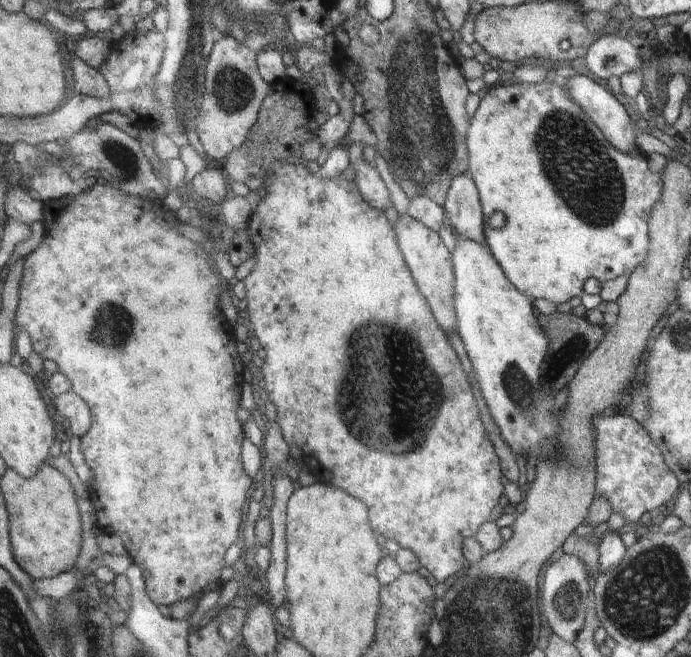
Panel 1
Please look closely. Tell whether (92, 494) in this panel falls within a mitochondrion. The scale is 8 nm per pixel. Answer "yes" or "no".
no

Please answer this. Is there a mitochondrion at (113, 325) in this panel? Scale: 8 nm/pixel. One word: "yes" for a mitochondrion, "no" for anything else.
yes

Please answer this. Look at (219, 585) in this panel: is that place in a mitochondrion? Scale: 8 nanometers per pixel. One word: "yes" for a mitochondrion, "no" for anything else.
no

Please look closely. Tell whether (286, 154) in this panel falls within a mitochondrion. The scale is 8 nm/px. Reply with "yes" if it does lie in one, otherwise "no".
no

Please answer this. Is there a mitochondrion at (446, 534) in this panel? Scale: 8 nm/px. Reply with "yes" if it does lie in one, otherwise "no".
no

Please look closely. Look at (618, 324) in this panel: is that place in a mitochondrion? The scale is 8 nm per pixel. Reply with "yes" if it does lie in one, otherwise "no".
no

